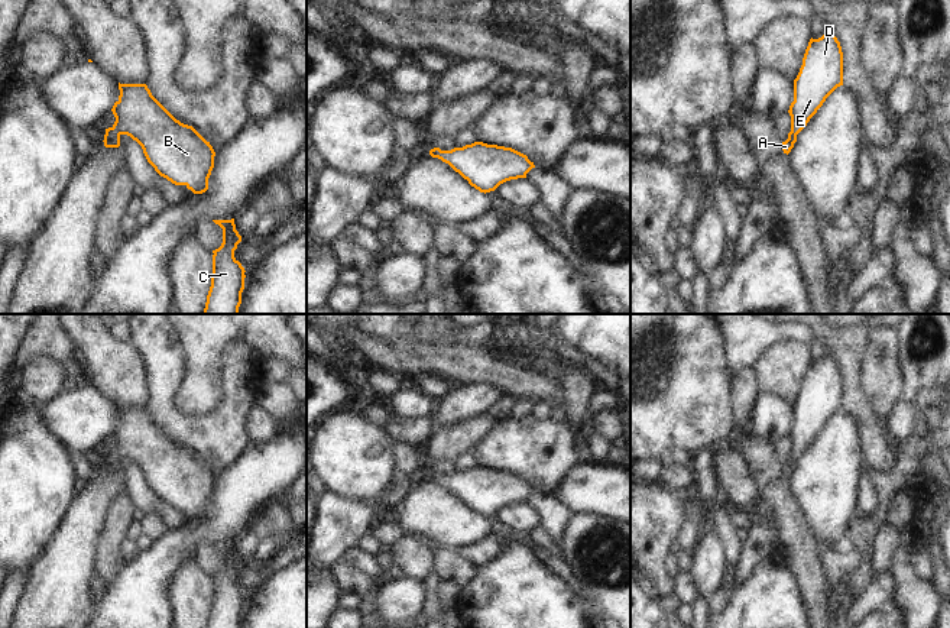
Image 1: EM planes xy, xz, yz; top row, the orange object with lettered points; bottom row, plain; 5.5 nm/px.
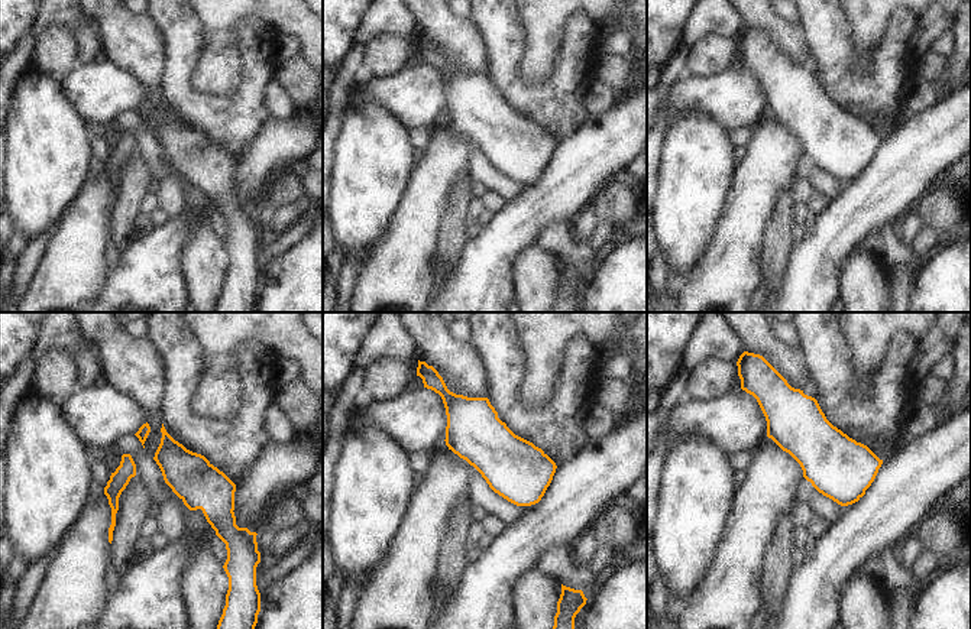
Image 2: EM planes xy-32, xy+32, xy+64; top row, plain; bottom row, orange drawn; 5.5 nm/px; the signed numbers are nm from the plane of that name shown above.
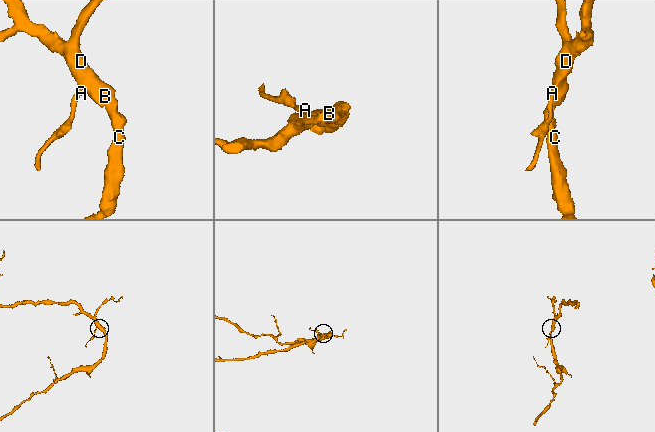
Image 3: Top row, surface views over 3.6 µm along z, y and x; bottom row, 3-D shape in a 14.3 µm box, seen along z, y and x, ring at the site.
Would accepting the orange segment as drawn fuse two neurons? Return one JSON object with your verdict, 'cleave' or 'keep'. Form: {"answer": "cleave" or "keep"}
{"answer": "keep"}

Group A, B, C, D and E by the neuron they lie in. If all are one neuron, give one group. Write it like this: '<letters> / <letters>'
A B C D E

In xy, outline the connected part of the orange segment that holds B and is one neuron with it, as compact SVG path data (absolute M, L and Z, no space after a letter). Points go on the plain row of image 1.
M120 408L111 436L116 446L106 453L104 470L119 472L120 460L136 464L155 495L194 518L208 514L215 476L192 450L176 444L146 408Z

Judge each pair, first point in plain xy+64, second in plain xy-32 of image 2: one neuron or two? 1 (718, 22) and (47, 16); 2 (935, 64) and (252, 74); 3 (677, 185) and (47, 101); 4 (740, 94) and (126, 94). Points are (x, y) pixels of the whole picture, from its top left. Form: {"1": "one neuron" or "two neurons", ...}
{"1": "one neuron", "2": "two neurons", "3": "one neuron", "4": "one neuron"}

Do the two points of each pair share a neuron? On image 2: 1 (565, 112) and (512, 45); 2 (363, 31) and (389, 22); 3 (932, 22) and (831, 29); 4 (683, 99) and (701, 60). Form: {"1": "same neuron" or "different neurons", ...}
{"1": "same neuron", "2": "same neuron", "3": "different neurons", "4": "different neurons"}

